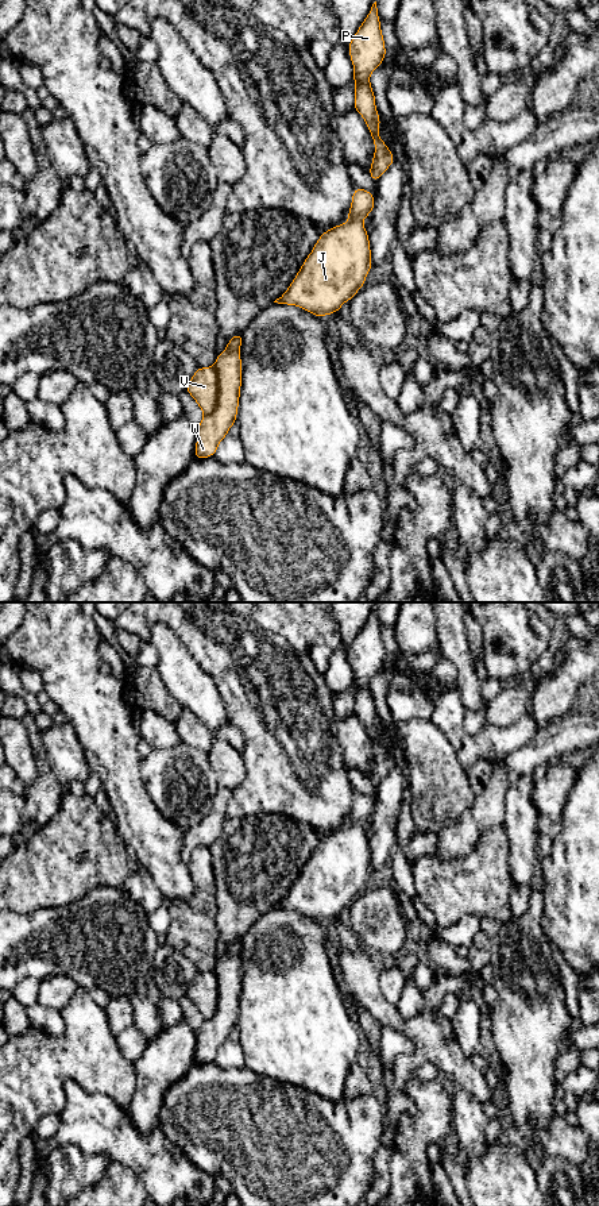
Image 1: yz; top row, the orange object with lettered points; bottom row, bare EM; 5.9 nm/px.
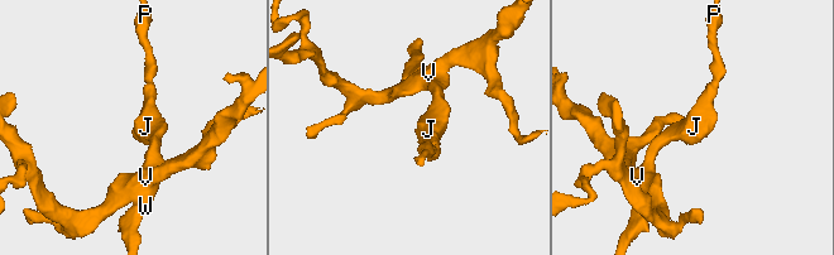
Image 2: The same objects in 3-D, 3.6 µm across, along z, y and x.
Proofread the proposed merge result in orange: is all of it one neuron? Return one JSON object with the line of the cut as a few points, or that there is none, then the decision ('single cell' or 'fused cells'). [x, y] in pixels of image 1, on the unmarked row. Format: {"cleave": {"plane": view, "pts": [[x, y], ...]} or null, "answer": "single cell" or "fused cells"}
{"cleave": {"plane": "yz", "pts": [[213, 971], [217, 979], [217, 1008], [204, 1020]]}, "answer": "fused cells"}

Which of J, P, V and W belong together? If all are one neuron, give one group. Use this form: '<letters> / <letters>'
J P W / V

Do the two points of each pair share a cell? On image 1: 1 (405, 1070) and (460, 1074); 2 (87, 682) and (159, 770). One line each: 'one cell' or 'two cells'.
1: one cell
2: two cells

